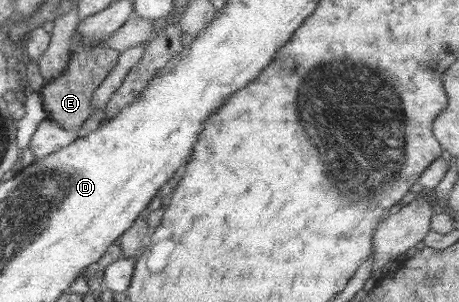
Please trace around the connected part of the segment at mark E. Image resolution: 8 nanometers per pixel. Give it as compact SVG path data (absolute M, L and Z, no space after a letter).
M104 43L96 45L96 47L88 47L88 49L74 44L66 69L53 82L46 82L38 92L42 96L47 118L56 120L57 124L60 124L68 132L78 132L93 113L92 96L94 90L102 84L108 73L116 66L120 53Z

